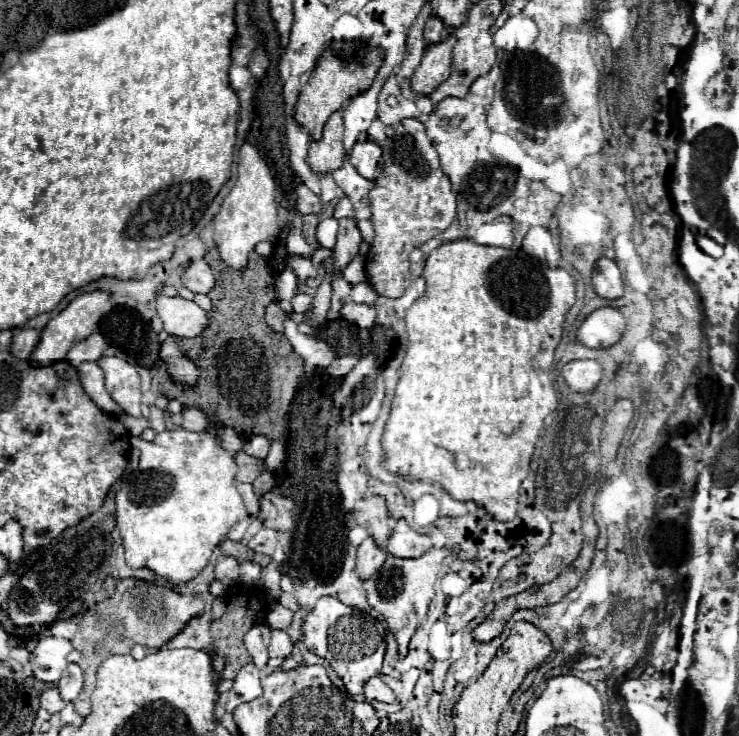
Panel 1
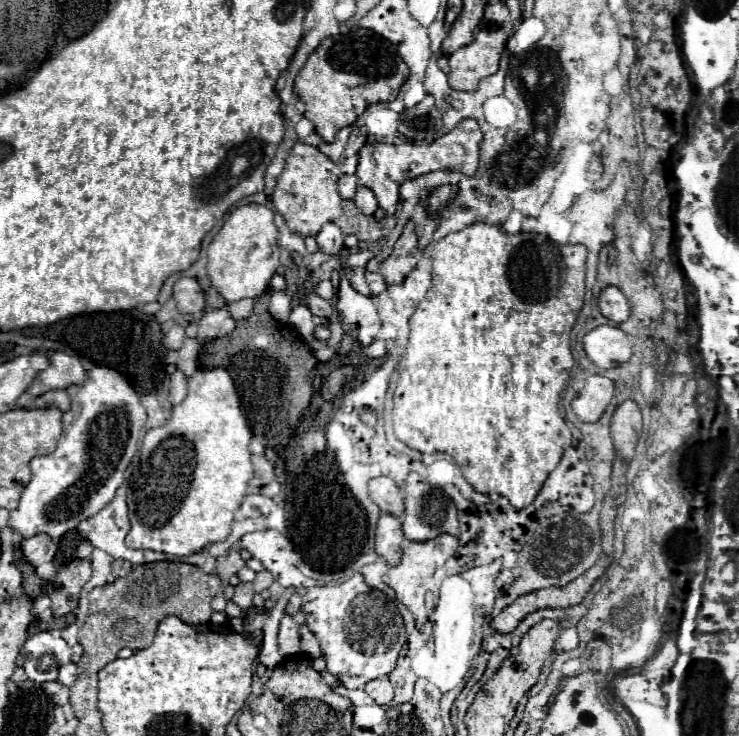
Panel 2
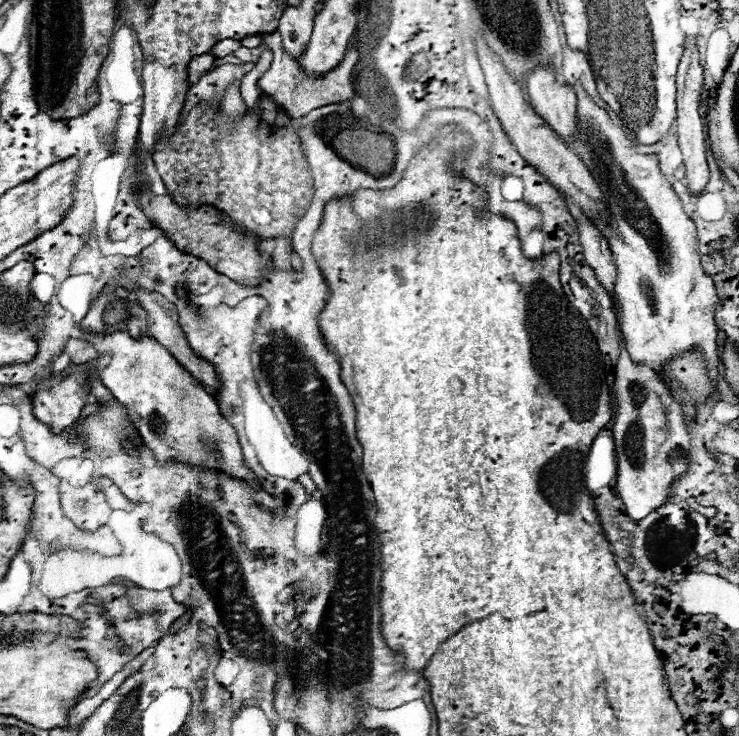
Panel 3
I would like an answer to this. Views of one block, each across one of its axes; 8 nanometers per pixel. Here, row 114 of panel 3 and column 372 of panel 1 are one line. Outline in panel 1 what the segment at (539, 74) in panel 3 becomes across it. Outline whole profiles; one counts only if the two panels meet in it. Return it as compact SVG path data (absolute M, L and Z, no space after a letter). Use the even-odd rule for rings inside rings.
M366 538L360 546L358 546L358 576L360 580L368 580L372 574L376 574L380 570L380 566L386 560L386 552L380 550L372 538Z

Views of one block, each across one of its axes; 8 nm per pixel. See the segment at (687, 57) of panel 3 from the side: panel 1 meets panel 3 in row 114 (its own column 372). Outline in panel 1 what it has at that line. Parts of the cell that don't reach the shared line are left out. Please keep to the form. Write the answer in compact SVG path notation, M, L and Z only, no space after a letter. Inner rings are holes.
M370 678L366 684L364 684L364 696L366 700L378 700L378 702L394 702L394 692L380 680L380 678Z

